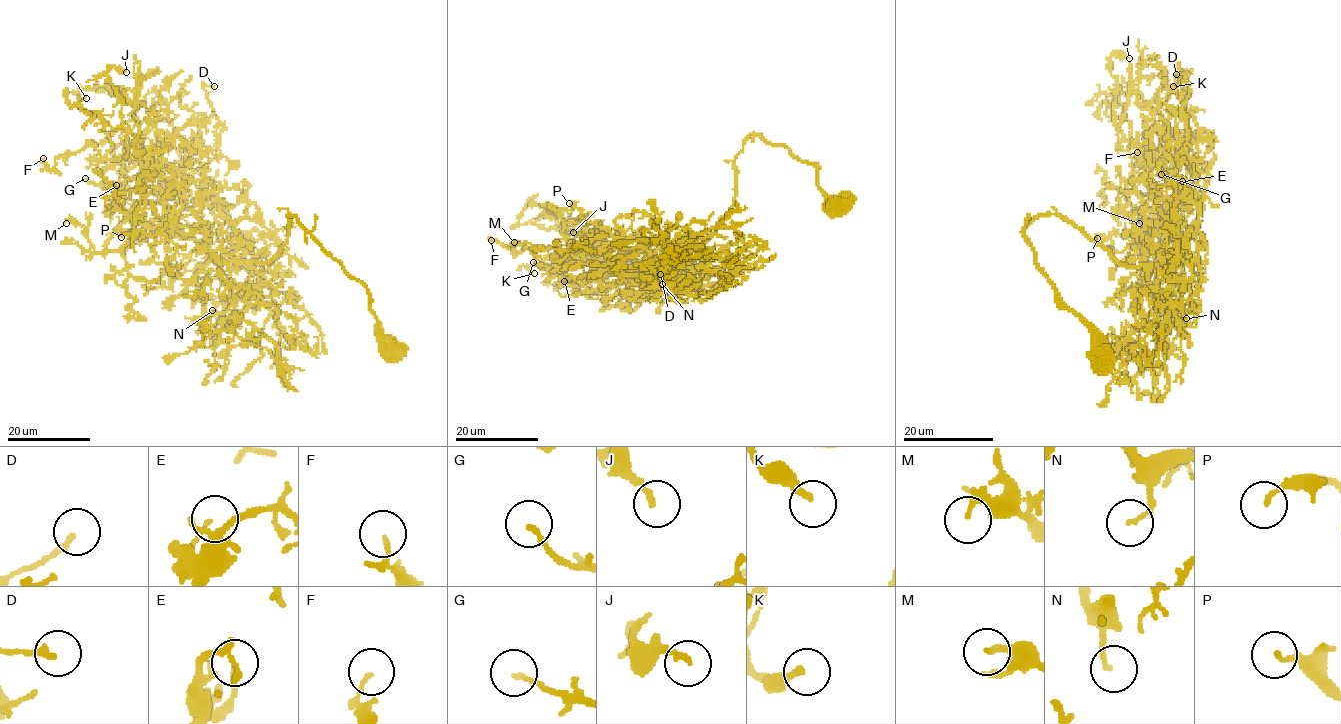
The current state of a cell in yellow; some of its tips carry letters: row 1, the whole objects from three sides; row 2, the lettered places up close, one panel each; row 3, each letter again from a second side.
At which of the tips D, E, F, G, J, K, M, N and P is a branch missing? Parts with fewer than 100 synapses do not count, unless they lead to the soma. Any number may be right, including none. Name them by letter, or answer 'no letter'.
no letter

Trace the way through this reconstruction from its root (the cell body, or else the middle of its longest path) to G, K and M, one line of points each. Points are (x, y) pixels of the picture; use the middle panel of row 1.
G: (838, 206), (812, 165), (752, 134), (734, 205), (695, 249), (609, 268), (577, 255), (594, 234), (533, 262)
K: (838, 206), (812, 165), (752, 134), (734, 205), (695, 249), (614, 274), (580, 241), (534, 273)
M: (838, 206), (812, 165), (752, 134), (734, 205), (693, 250), (609, 268), (583, 262), (582, 241), (514, 242)

